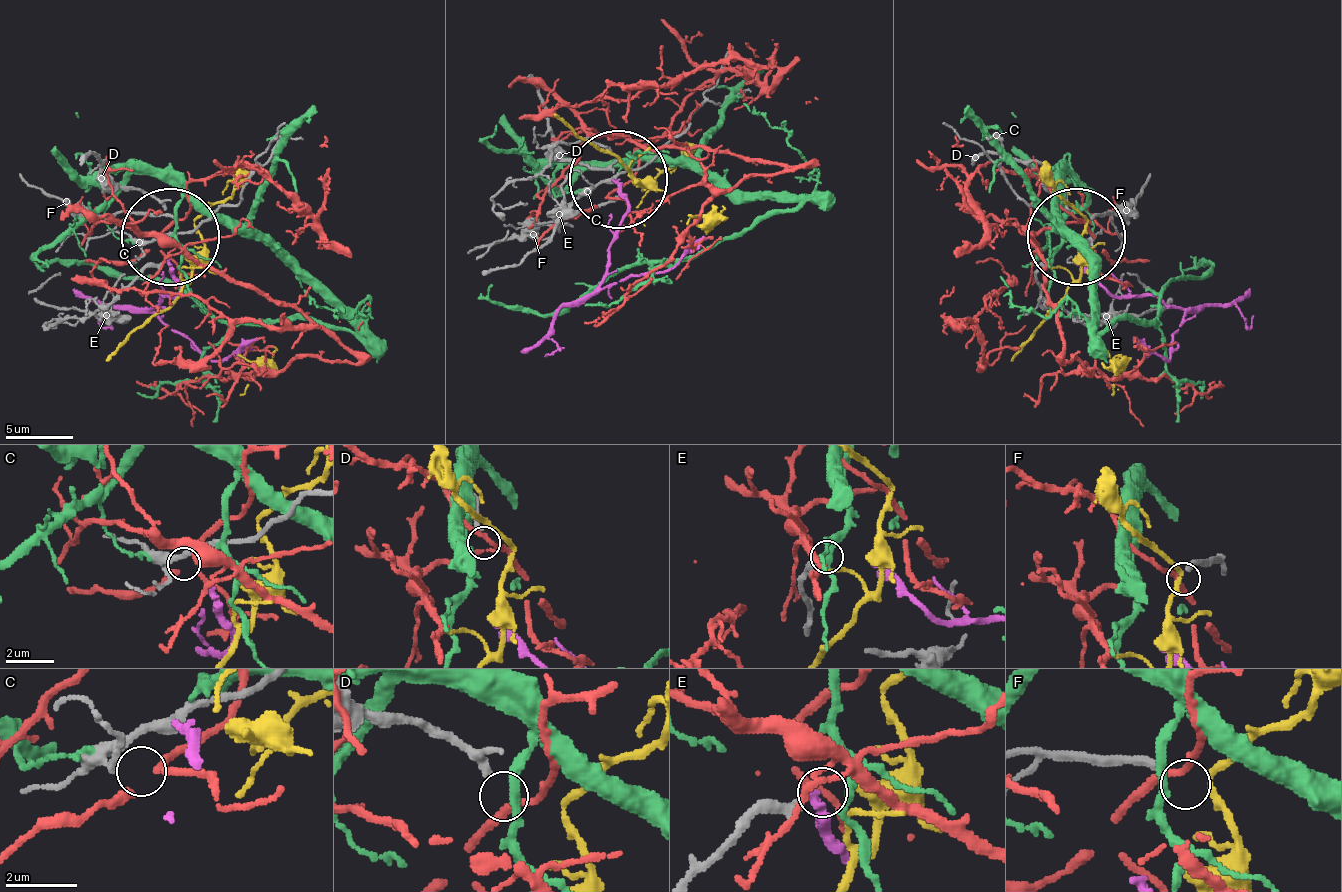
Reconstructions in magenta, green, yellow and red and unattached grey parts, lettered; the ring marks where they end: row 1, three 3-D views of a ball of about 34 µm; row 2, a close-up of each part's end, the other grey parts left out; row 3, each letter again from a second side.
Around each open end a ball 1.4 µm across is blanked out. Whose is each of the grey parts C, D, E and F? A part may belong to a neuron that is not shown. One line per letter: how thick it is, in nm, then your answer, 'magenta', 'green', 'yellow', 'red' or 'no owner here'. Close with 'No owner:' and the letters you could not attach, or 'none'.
C: calibre 280 nm; no owner here
D: calibre 190 nm; no owner here
E: calibre 280 nm; green
F: calibre 240 nm; yellow
No owner: C, D

